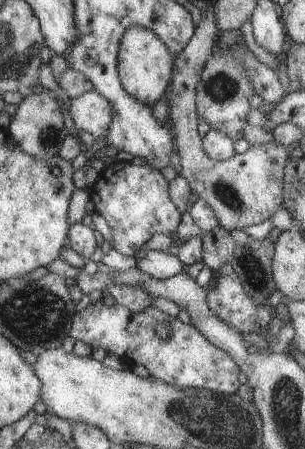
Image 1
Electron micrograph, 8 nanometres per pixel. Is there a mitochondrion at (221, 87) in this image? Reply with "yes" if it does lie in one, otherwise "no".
yes

